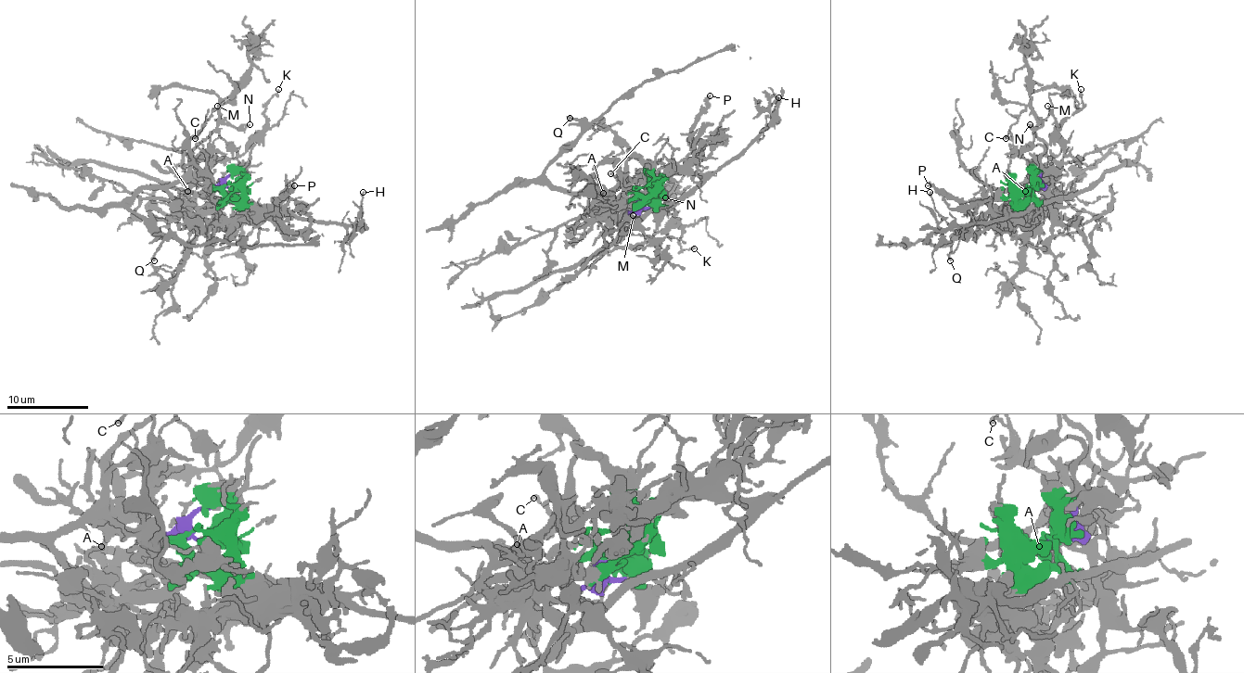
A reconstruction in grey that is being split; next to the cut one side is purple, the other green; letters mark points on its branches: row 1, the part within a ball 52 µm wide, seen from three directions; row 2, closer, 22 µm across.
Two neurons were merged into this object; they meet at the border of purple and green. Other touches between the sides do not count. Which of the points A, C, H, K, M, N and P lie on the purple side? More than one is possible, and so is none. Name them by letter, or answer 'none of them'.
C, K, M, N

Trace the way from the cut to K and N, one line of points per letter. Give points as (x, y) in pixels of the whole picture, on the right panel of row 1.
K: (1026, 189), (1044, 185), (1057, 171), (1079, 160), (1064, 154), (1064, 140), (1058, 130), (1083, 105), (1081, 89)
N: (1026, 189), (1044, 185), (1058, 169), (1048, 154), (1046, 144), (1036, 133), (1042, 123), (1038, 128), (1030, 123)

